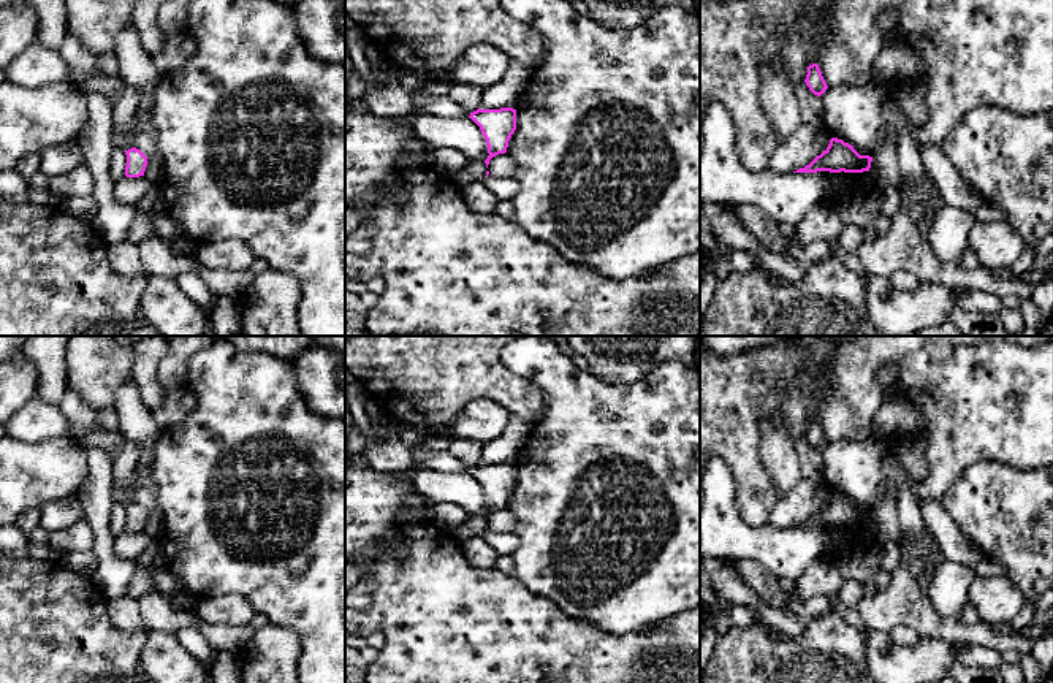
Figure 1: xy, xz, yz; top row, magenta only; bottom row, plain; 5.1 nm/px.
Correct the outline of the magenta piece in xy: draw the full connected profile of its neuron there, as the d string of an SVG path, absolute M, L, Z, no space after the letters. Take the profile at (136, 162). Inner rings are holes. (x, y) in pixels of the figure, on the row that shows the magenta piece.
M136 147L125 151L125 154L127 154L125 176L127 177L144 176L147 157Z

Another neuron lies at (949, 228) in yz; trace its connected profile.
M944 204L929 225L929 241L936 257L945 263L958 265L967 249L967 235L975 220L975 212Z

